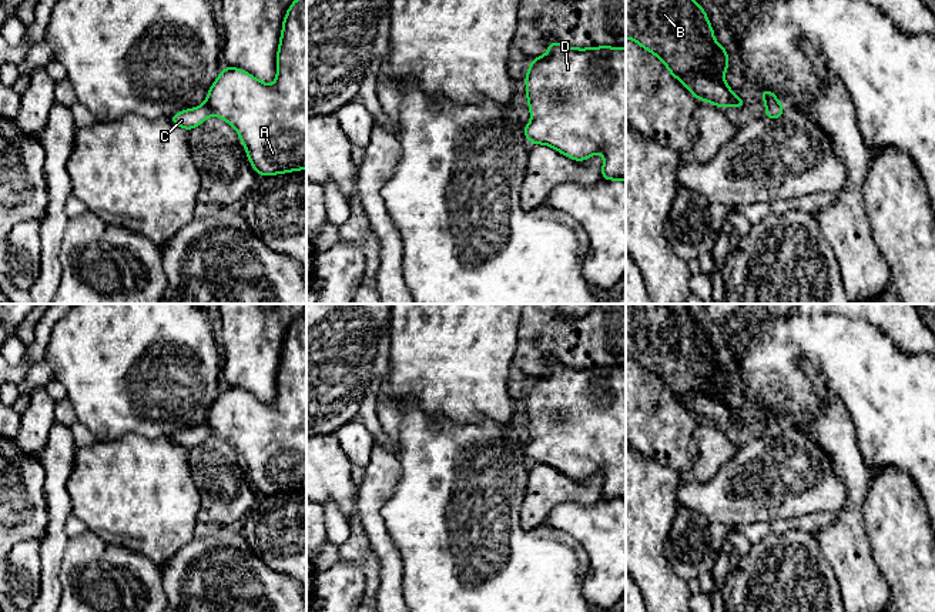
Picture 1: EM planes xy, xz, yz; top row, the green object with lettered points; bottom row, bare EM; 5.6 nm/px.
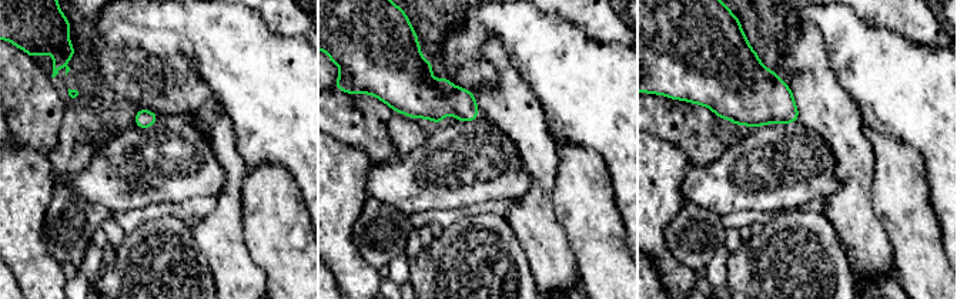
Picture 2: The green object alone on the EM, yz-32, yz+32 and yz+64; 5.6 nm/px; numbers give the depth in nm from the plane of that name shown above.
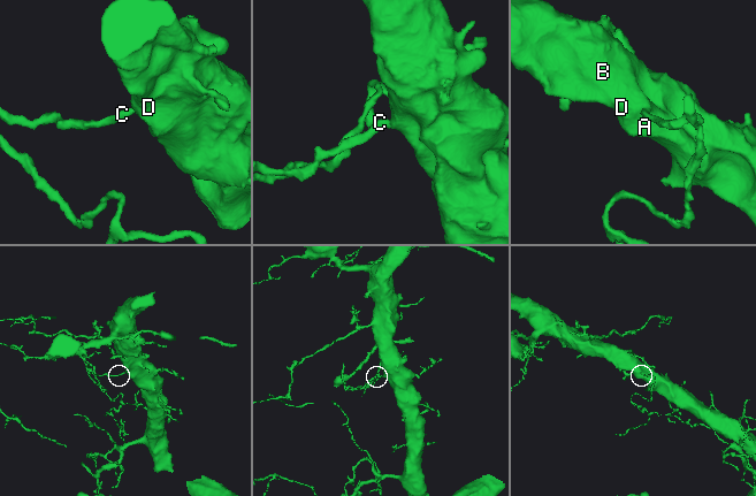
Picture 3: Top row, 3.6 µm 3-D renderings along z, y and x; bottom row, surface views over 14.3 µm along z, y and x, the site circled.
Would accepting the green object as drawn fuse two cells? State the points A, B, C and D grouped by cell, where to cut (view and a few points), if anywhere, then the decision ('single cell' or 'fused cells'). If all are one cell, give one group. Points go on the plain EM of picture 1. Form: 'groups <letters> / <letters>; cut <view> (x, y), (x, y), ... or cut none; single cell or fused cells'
groups A B C D; cut none; single cell

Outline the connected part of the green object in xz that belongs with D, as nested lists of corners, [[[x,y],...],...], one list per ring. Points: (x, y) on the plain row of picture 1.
[[[549,361],[549,371],[532,378],[525,401],[532,439],[523,445],[523,452],[529,462],[553,466],[574,481],[600,471],[604,478],[601,498],[626,502],[626,367],[574,368]]]

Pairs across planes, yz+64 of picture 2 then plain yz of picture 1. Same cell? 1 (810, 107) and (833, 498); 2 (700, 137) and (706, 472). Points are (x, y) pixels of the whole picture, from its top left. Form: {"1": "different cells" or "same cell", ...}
{"1": "different cells", "2": "different cells"}

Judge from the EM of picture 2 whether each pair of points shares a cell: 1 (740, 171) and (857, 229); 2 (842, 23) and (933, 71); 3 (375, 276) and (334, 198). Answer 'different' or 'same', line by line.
1: different
2: same
3: same

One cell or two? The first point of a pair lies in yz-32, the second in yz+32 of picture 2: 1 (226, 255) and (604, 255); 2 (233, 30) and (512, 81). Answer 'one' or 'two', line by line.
1: two
2: two

